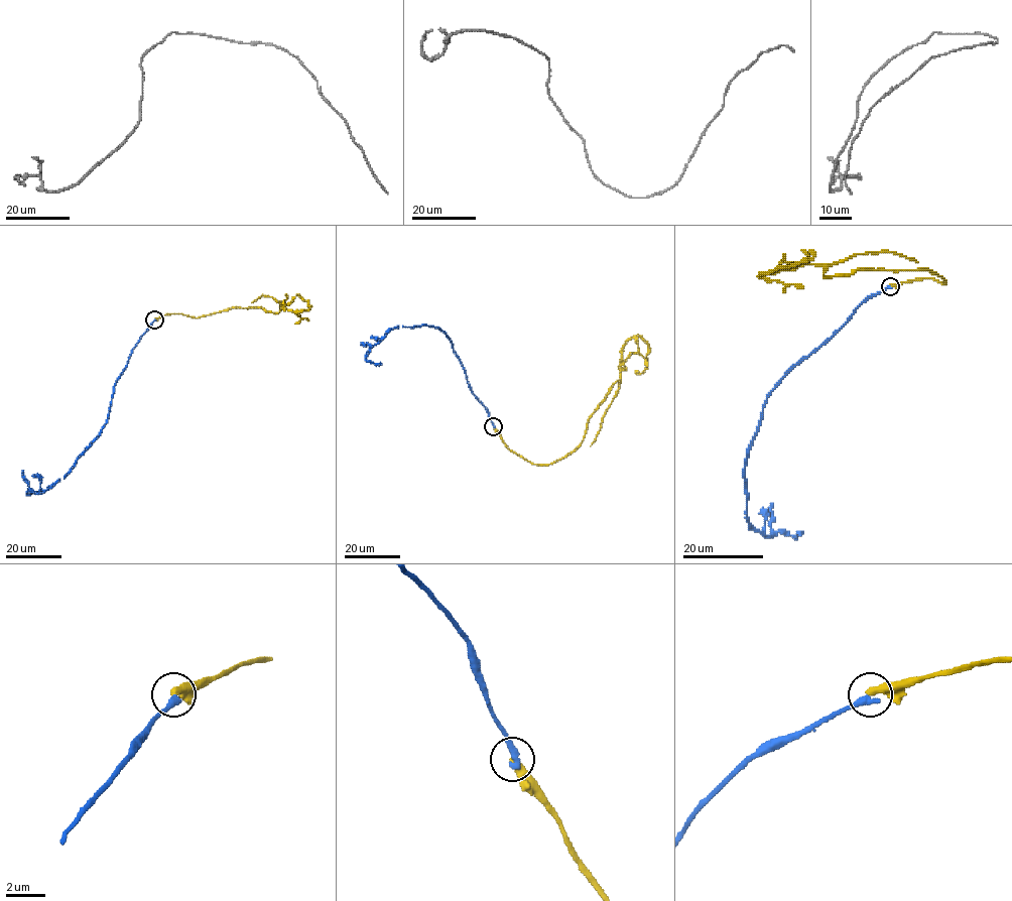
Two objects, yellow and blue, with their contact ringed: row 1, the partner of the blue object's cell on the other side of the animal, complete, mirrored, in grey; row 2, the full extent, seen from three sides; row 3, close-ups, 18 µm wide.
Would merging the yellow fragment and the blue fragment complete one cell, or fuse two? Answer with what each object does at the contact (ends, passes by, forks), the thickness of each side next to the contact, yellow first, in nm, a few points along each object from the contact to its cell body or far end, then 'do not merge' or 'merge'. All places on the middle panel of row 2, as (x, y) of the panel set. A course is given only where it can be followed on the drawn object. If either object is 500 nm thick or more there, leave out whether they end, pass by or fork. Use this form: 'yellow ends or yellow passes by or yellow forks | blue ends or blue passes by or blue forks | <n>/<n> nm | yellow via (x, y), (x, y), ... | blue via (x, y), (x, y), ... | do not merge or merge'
yellow ends | blue ends | 400/400 nm | yellow via (493, 426), (526, 460), (553, 463), (580, 443), (620, 381), (623, 346), (639, 337), (648, 353), (634, 370) | blue via (493, 426), (488, 411), (472, 393), (452, 341), (439, 329), (425, 325), (392, 328), (366, 357), (382, 364) | do not merge

